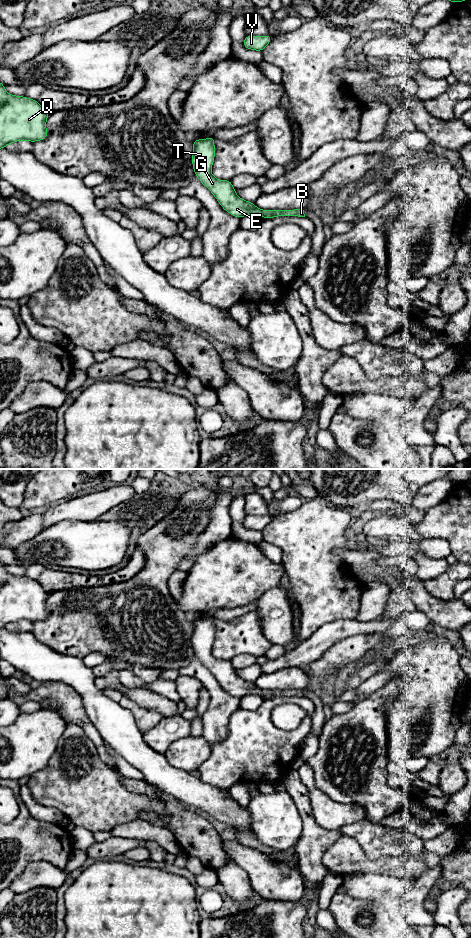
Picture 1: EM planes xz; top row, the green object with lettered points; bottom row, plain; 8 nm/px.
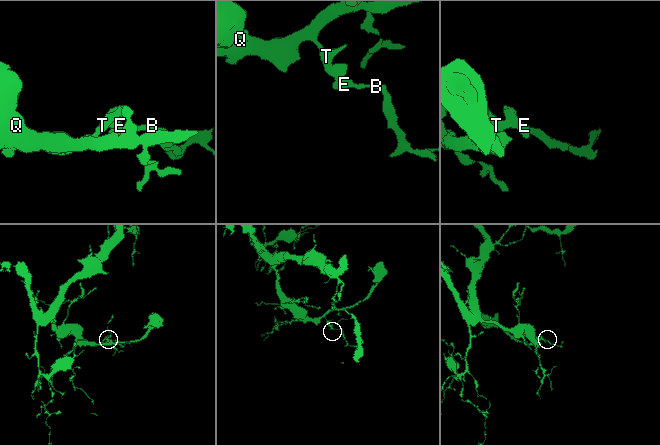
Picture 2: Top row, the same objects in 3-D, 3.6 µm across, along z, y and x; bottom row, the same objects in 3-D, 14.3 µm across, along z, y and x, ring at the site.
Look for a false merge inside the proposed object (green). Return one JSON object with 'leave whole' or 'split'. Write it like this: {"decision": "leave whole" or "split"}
{"decision": "leave whole"}

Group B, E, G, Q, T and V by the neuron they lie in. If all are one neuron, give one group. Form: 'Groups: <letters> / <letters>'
Groups: B E G Q T V

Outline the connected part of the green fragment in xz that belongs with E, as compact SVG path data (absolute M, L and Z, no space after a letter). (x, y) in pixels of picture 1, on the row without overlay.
M210 616L204 620L198 618L192 622L192 646L195 657L211 671L226 692L239 699L249 694L259 695L265 700L279 696L305 697L304 690L301 689L263 690L257 688L254 682L245 681L237 676L231 660L216 659L211 653L215 639L214 620L215 618Z

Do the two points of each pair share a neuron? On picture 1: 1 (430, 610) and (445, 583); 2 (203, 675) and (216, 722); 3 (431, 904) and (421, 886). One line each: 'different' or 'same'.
1: different
2: same
3: different

